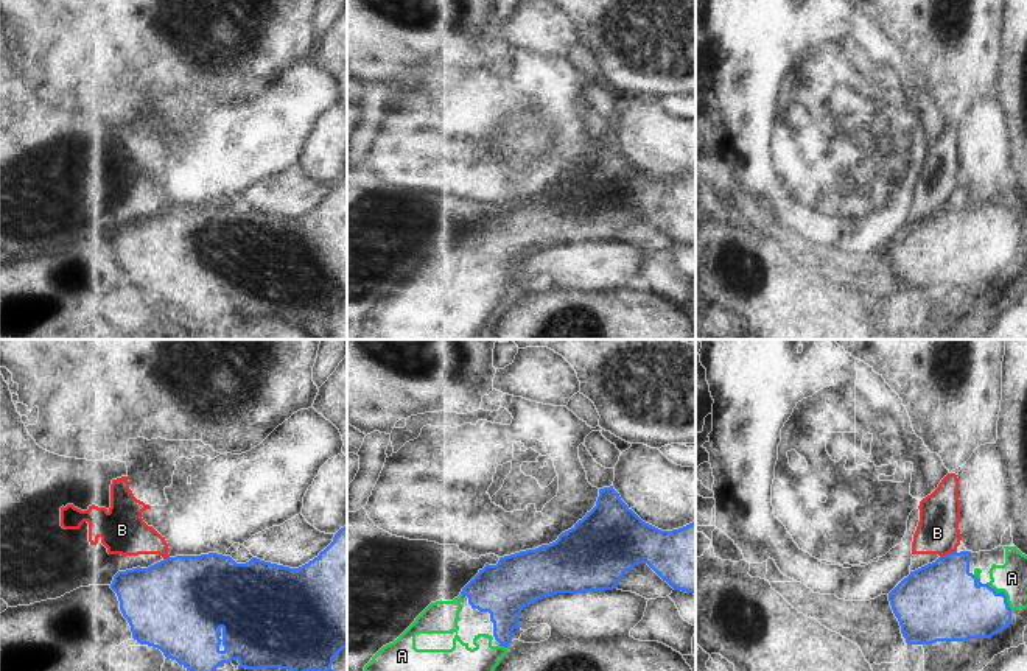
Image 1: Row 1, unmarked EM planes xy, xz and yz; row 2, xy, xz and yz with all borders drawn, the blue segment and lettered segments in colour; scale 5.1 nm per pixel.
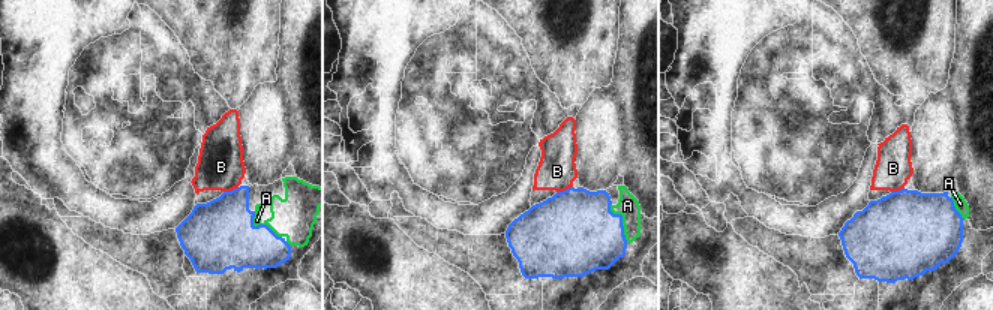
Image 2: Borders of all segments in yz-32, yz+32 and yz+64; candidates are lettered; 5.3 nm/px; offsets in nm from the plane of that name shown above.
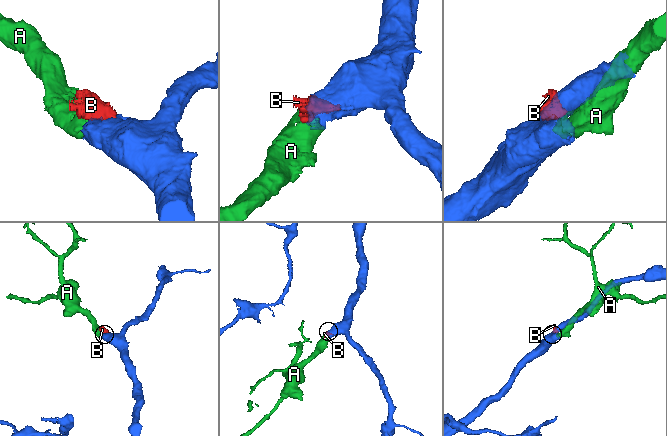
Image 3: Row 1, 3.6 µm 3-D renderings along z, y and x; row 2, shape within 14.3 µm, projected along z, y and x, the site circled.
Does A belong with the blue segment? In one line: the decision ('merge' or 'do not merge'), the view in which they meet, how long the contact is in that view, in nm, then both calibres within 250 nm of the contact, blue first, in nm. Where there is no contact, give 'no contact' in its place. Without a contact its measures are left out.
merge | yz | 190 nm | 320/160 nm

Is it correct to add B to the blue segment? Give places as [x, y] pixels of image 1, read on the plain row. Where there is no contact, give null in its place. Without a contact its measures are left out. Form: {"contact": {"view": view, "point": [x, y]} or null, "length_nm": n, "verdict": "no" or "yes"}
{"contact": {"view": "yz", "point": [949, 204]}, "length_nm": 100, "verdict": "no"}

